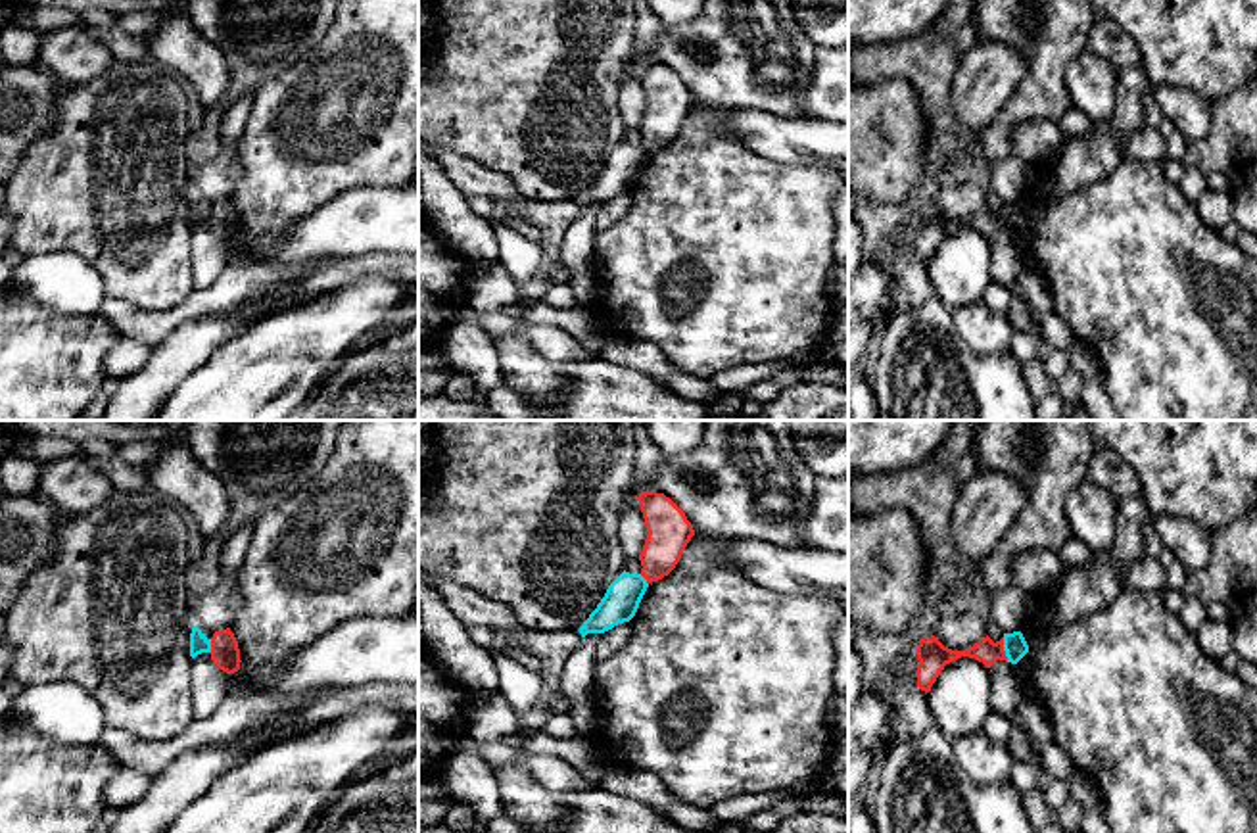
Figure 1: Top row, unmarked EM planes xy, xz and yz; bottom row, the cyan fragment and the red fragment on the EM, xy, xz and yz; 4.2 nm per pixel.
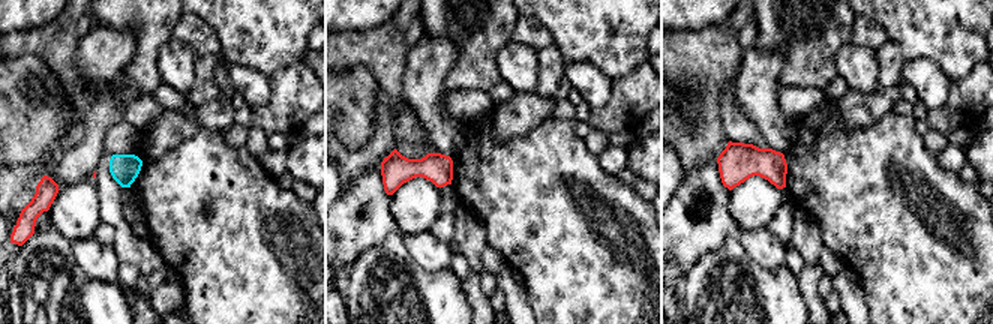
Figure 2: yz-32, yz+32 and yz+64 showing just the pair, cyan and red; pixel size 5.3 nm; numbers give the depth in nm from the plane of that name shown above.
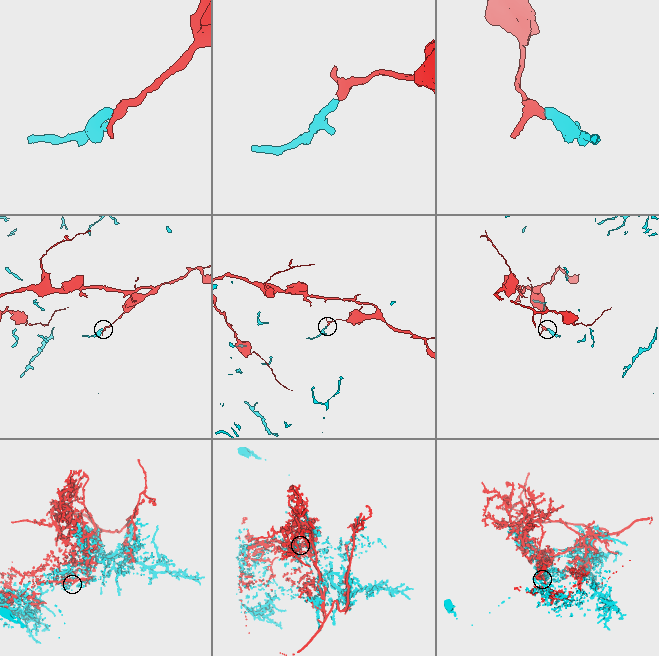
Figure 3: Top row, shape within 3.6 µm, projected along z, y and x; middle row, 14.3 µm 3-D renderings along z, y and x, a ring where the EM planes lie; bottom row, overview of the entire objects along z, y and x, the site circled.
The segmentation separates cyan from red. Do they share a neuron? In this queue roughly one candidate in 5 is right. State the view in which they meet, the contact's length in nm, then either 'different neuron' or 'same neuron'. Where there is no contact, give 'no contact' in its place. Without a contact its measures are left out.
yz | 110 nm | different neuron

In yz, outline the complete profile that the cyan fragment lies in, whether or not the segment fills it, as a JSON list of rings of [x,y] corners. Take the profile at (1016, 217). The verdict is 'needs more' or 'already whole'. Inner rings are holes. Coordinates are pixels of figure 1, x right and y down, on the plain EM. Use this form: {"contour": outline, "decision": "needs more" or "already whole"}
{"contour": [[[1021,202],[1004,203],[1004,221],[1008,232],[1017,234],[1029,223],[1029,215],[1023,203]]], "decision": "already whole"}

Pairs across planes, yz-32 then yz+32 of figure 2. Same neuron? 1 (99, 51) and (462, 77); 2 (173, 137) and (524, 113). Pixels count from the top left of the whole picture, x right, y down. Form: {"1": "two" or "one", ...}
{"1": "two", "2": "one"}

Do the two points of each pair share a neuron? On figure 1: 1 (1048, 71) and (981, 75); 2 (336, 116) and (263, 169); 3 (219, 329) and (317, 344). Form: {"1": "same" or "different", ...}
{"1": "different", "2": "same", "3": "different"}

